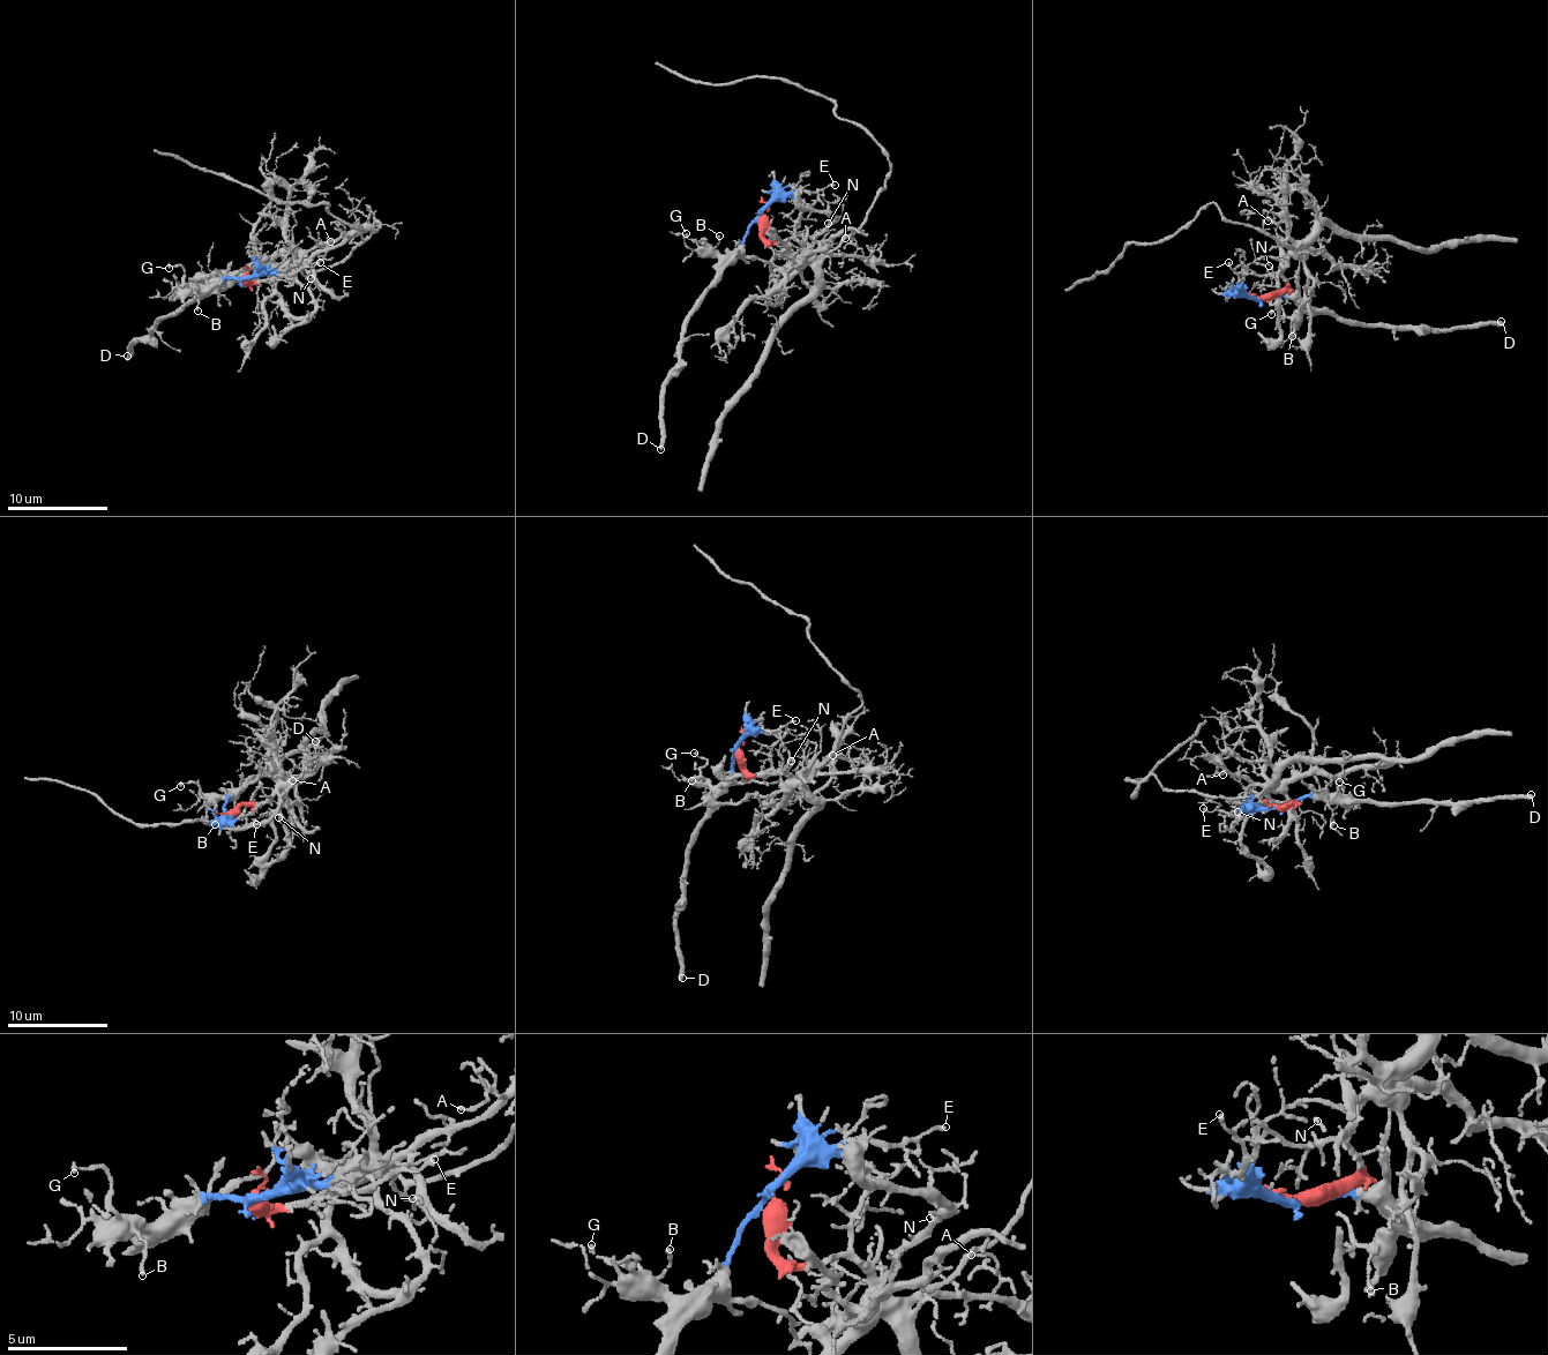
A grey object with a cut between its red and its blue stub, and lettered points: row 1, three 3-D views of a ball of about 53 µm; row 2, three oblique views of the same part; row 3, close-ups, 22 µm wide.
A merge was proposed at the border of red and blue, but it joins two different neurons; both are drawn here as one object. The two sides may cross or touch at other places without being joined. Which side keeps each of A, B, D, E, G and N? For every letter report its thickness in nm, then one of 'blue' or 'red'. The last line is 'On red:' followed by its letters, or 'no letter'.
A: calibre 130 nm; red
B: calibre 130 nm; blue
D: calibre 340 nm; blue
E: calibre 150 nm; blue
G: calibre 150 nm; blue
N: calibre 90 nm; red
On red: A, N

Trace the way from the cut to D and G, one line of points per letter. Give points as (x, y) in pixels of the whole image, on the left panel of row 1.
D: (245, 278), (229, 277), (224, 285), (164, 316), (152, 339), (133, 342), (129, 358), (126, 356)
G: (245, 278), (229, 277), (207, 290), (196, 290), (187, 285), (180, 267), (167, 268)

